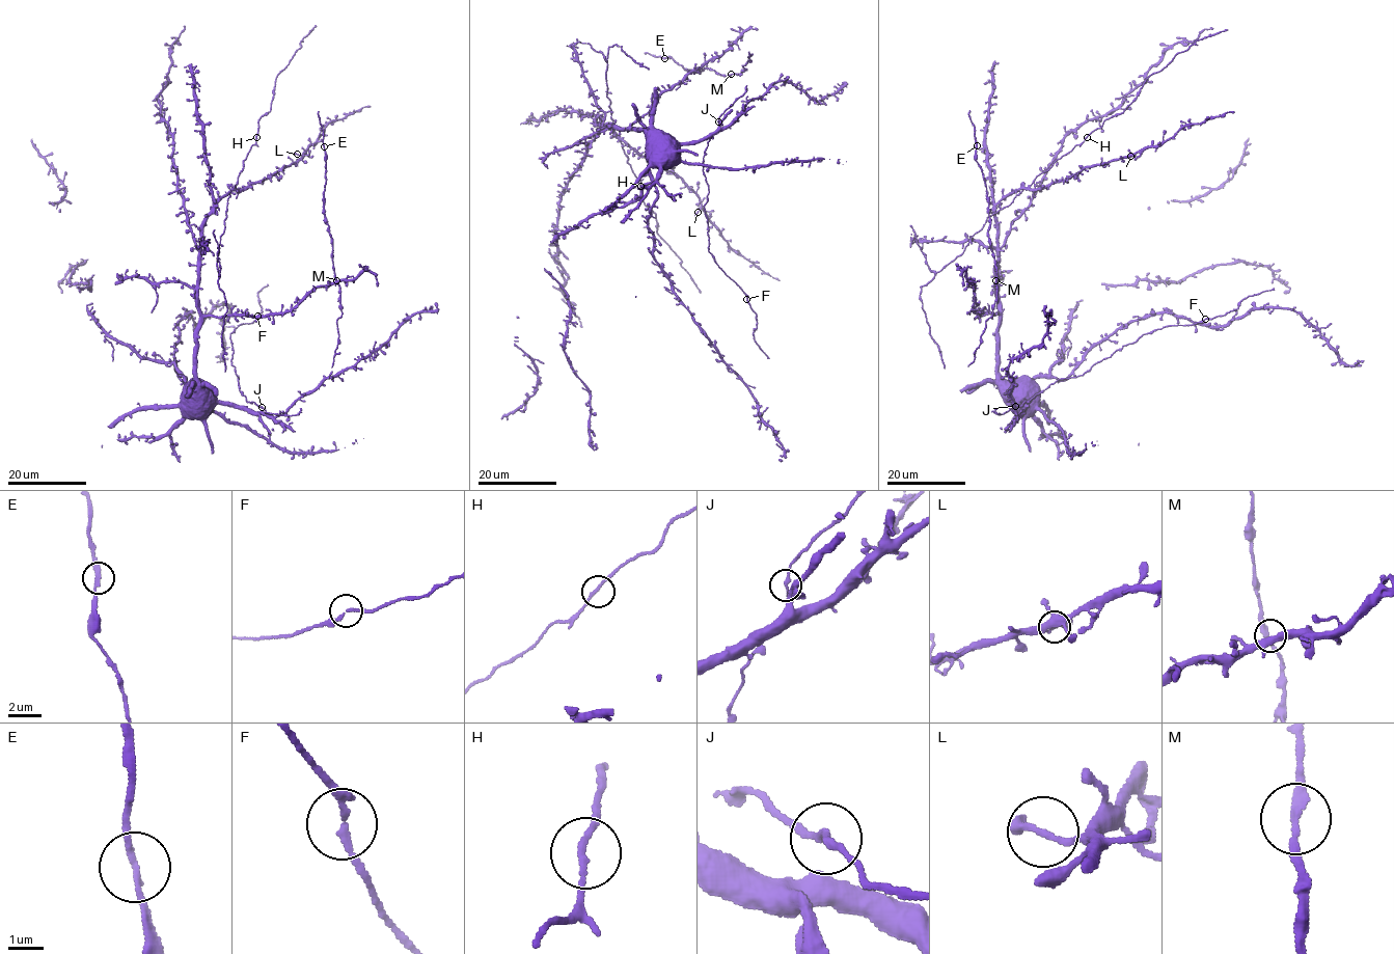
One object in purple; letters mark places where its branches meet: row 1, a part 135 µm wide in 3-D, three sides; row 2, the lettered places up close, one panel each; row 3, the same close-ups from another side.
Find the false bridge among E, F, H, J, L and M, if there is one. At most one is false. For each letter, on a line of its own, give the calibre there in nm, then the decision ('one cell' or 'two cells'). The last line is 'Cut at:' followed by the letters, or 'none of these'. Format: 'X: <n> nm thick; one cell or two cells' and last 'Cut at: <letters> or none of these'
E: 180 nm thick; one cell
F: 190 nm thick; one cell
H: 170 nm thick; one cell
J: 180 nm thick; one cell
L: 200 nm thick; one cell
M: 220 nm thick; one cell
Cut at: none of these

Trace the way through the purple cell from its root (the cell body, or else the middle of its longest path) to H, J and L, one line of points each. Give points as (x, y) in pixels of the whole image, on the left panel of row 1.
H: (193, 398), (200, 319), (197, 302), (200, 223), (218, 201), (234, 189), (256, 137)
J: (193, 398), (231, 402), (256, 412), (261, 407)
L: (193, 398), (200, 223), (222, 197), (297, 162), (303, 155), (297, 154)

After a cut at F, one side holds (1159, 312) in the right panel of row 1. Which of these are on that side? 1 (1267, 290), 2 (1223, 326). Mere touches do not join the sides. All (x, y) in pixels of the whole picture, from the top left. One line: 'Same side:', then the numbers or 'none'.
Same side: 2

